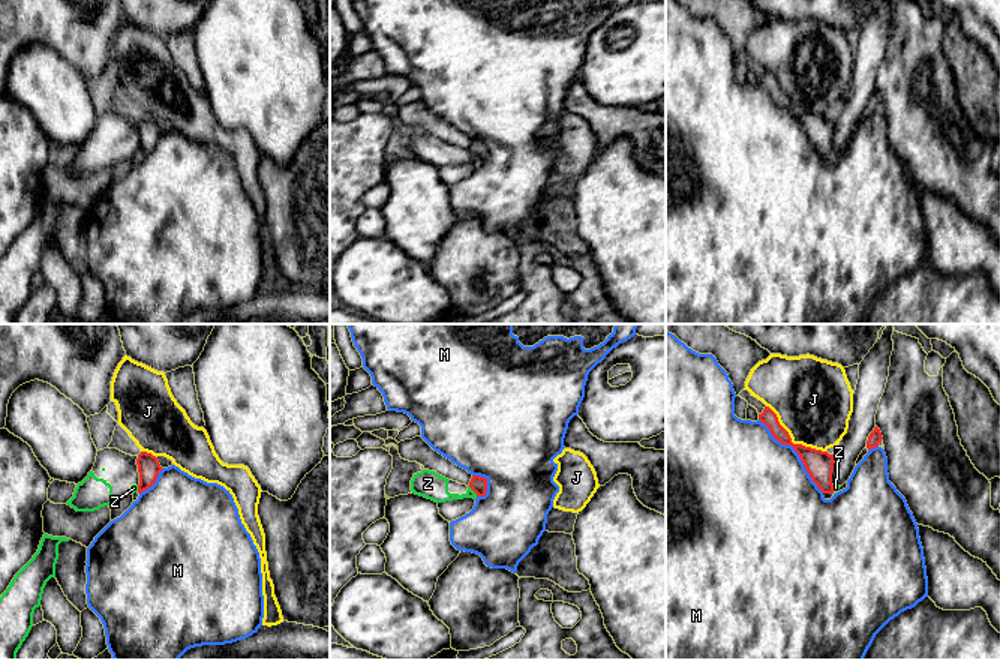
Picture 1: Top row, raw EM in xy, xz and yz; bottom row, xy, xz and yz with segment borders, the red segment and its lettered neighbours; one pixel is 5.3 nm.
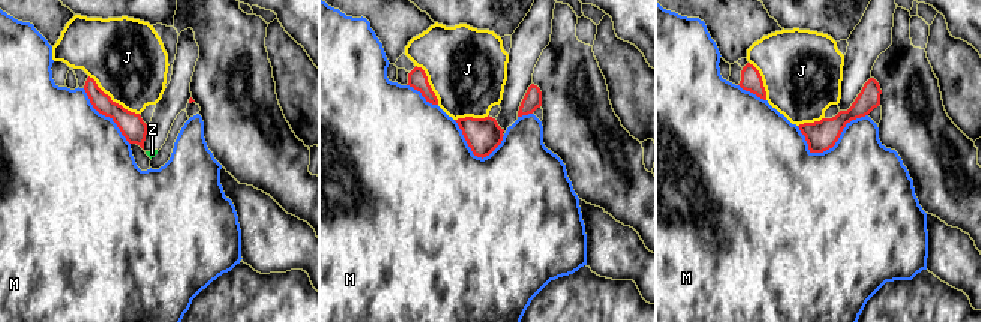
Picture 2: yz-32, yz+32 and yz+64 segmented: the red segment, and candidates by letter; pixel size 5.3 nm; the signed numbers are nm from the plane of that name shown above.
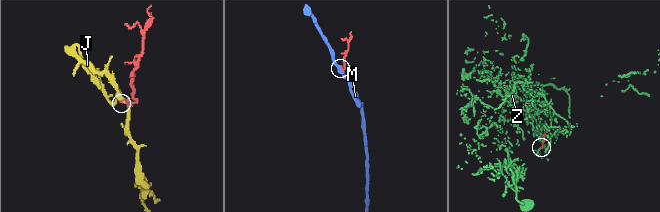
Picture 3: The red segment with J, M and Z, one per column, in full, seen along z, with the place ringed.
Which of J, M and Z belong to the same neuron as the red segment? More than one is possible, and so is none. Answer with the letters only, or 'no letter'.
no letter

